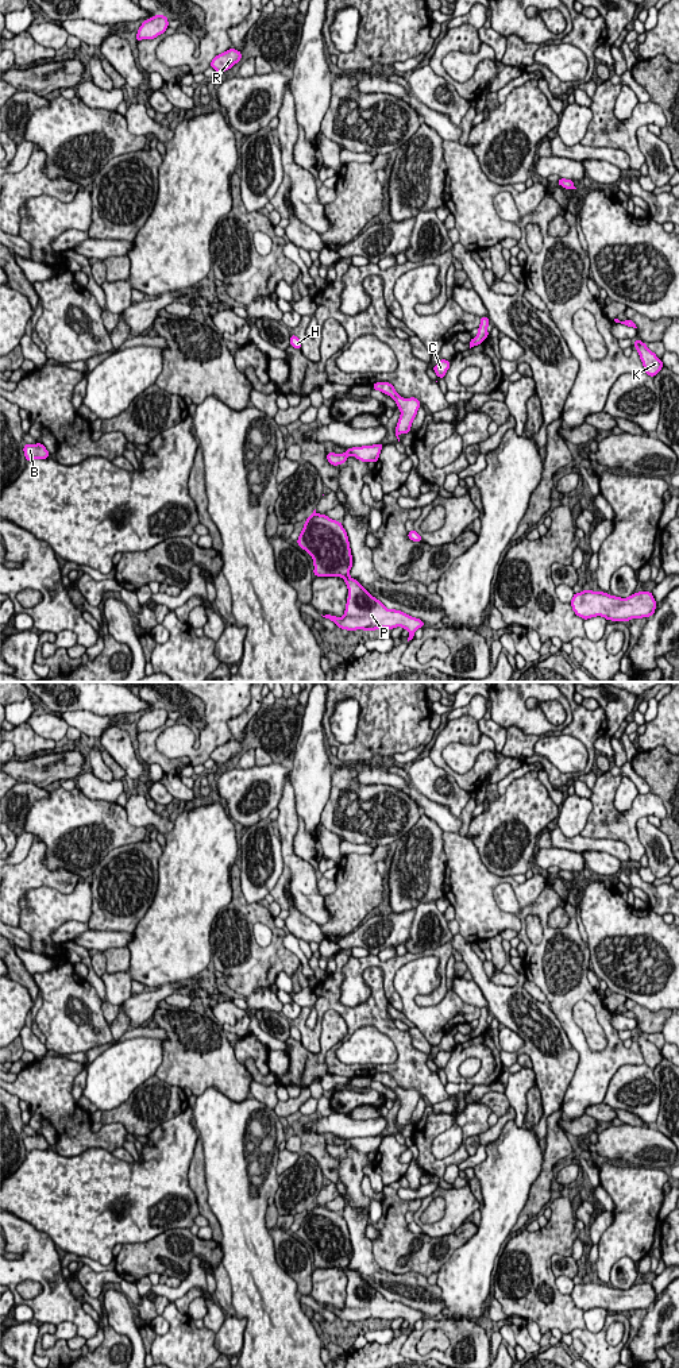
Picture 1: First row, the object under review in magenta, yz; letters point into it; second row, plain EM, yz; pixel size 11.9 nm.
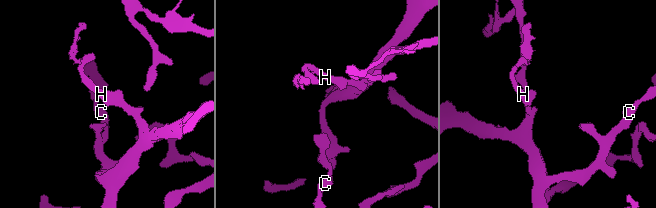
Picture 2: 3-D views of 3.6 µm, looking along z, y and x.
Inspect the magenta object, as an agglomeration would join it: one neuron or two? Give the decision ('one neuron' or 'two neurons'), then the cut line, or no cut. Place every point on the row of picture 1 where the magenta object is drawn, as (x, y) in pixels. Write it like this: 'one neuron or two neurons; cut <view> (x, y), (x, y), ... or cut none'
one neuron; cut none

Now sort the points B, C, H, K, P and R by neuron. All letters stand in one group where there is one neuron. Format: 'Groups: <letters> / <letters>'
Groups: B C H K P R

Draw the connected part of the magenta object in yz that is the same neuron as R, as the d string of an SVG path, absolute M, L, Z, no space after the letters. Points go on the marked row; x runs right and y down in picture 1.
M229 49L225 53L216 55L212 59L209 66L213 68L216 73L219 74L231 69L240 59L242 59L242 53L235 49Z

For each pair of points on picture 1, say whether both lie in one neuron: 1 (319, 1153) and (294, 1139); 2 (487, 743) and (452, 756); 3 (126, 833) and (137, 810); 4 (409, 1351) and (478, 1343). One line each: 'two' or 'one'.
1: two
2: one
3: two
4: one

